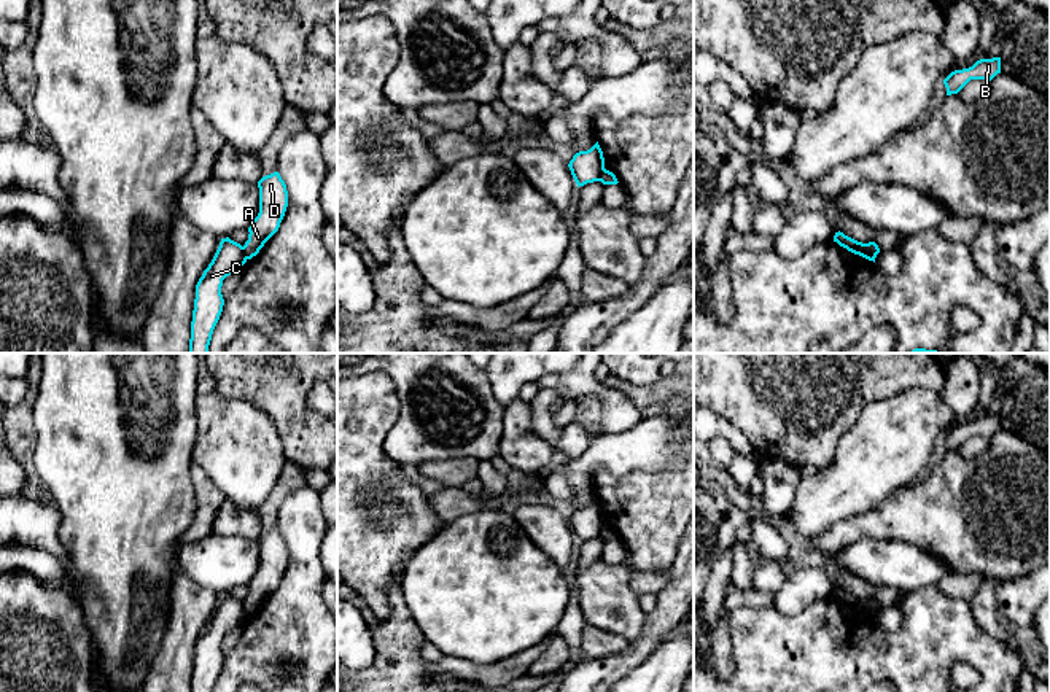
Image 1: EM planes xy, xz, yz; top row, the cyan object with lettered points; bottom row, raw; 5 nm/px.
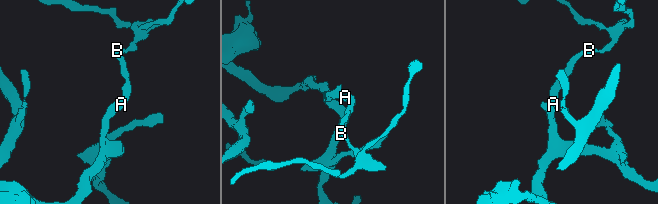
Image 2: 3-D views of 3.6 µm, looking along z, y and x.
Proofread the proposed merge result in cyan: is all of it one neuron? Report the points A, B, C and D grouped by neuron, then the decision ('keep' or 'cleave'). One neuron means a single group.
groups A B D / C; cleave

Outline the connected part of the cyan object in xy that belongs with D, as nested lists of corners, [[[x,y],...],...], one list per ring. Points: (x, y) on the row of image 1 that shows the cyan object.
[[[278,172],[262,177],[259,188],[259,213],[248,227],[245,256],[251,259],[264,243],[278,231],[288,207],[288,191]]]

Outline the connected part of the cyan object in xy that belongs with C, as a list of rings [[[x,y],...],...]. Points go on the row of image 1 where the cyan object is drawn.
[[[229,237],[221,239],[212,262],[196,285],[189,353],[208,353],[213,329],[224,305],[223,280],[245,262],[245,248]]]

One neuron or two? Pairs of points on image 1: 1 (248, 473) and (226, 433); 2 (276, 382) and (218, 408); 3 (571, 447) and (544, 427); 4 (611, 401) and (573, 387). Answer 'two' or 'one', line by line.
1: one
2: two
3: two
4: one

